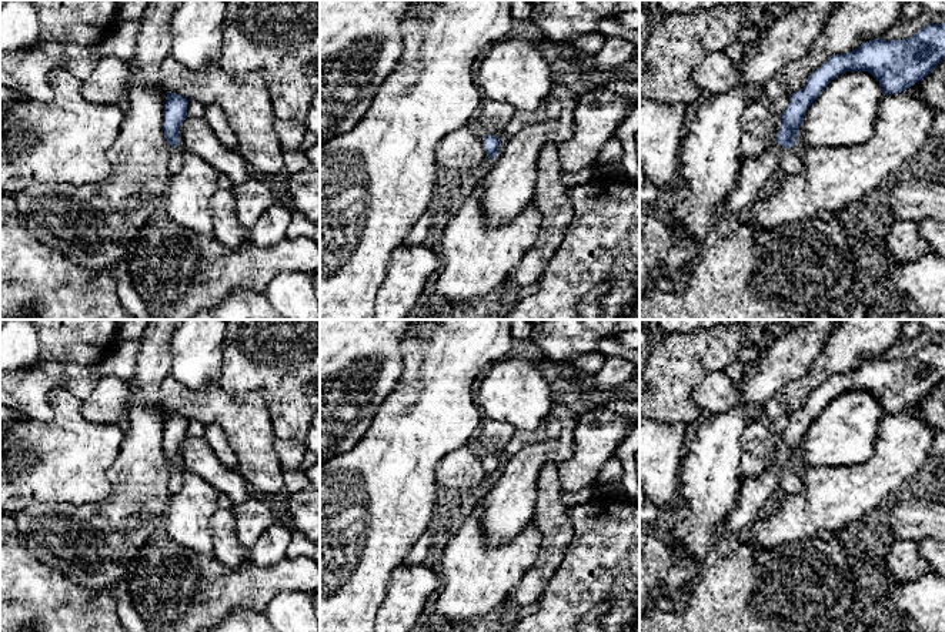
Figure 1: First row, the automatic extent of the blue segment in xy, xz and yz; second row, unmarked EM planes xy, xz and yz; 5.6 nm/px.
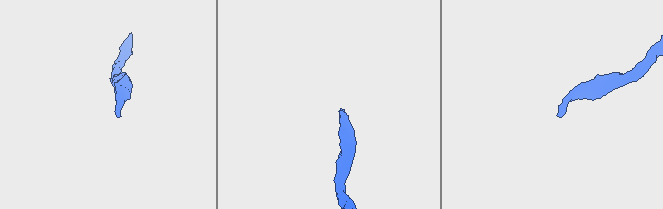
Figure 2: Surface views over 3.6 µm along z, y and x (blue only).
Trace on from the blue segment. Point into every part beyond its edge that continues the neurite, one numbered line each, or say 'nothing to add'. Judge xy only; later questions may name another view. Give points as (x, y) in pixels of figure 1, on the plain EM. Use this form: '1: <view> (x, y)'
nothing to add

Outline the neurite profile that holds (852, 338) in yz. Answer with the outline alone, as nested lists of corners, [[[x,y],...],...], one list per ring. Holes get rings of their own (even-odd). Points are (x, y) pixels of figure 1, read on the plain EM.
[[[841,320],[825,342],[811,369],[792,379],[762,409],[764,419],[774,422],[804,408],[808,397],[837,374],[851,372],[862,357],[876,358],[901,335],[906,320]]]

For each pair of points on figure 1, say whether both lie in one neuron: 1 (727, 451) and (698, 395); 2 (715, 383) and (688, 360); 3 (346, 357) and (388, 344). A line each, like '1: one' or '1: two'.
1: two
2: two
3: one

